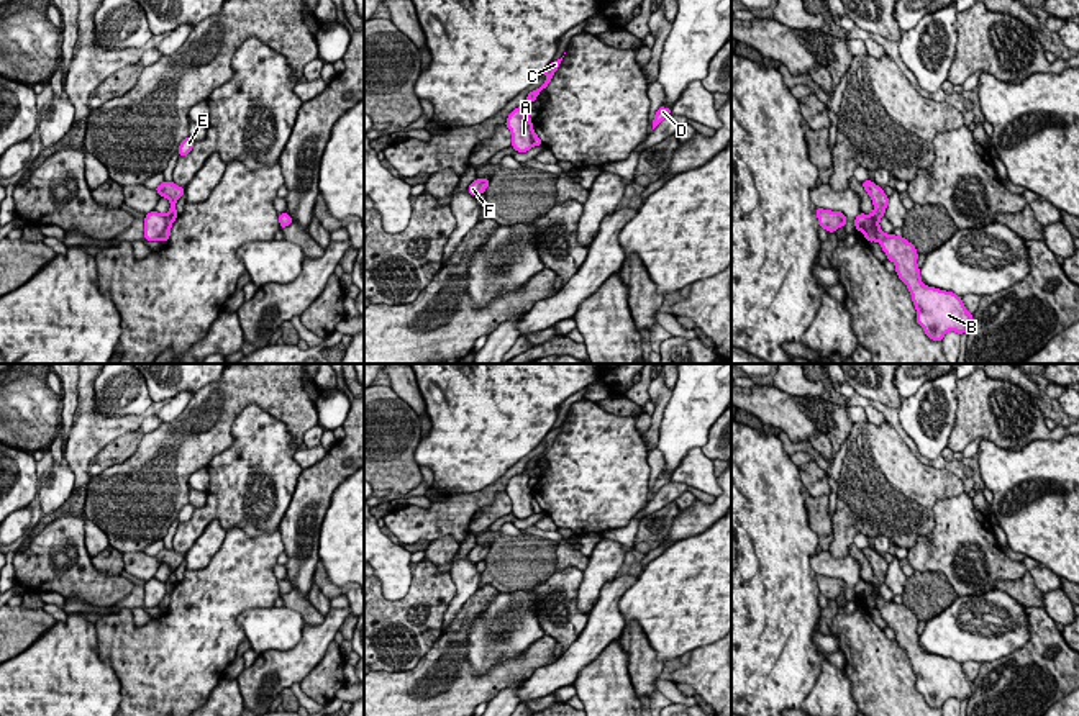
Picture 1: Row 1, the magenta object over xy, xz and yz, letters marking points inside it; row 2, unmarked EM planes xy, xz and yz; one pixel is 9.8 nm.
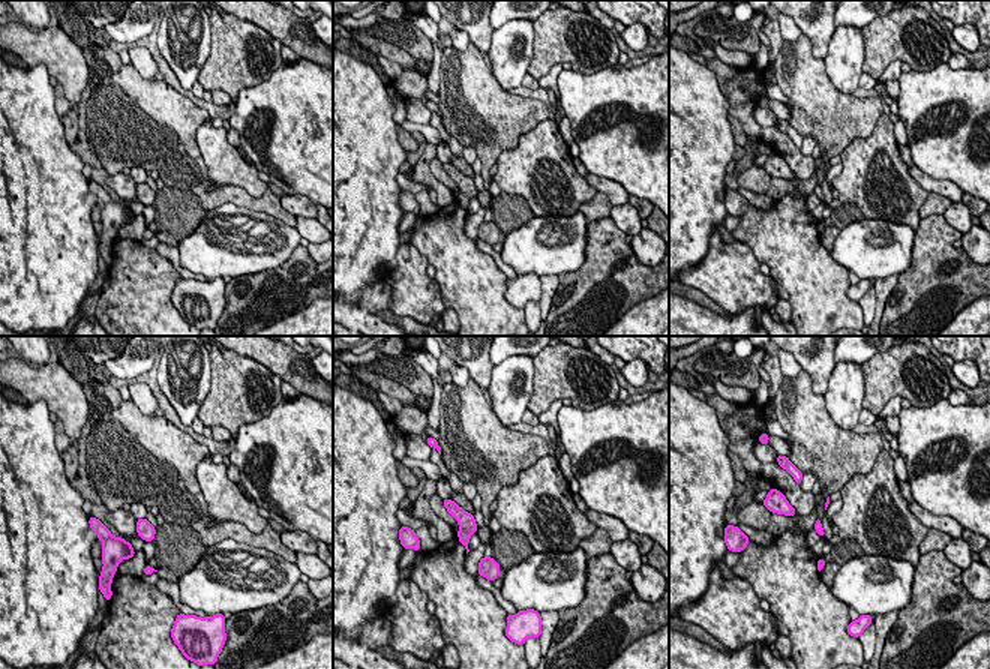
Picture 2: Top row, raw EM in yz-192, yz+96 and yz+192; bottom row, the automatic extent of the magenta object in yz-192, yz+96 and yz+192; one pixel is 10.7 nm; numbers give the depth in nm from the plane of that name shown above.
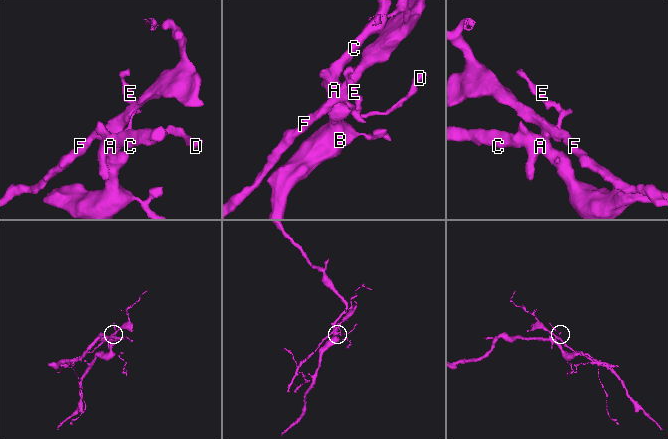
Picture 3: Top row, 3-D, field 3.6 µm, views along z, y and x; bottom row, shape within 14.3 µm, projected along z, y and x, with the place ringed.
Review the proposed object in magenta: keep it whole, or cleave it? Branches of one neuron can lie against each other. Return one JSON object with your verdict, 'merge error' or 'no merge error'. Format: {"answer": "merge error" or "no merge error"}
{"answer": "merge error"}

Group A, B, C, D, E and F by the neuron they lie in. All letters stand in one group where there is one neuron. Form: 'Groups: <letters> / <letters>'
Groups: A B C / D E F

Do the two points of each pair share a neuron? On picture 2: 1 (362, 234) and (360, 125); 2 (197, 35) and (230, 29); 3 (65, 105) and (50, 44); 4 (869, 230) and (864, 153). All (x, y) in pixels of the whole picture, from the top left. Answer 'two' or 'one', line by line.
1: one
2: two
3: two
4: two

